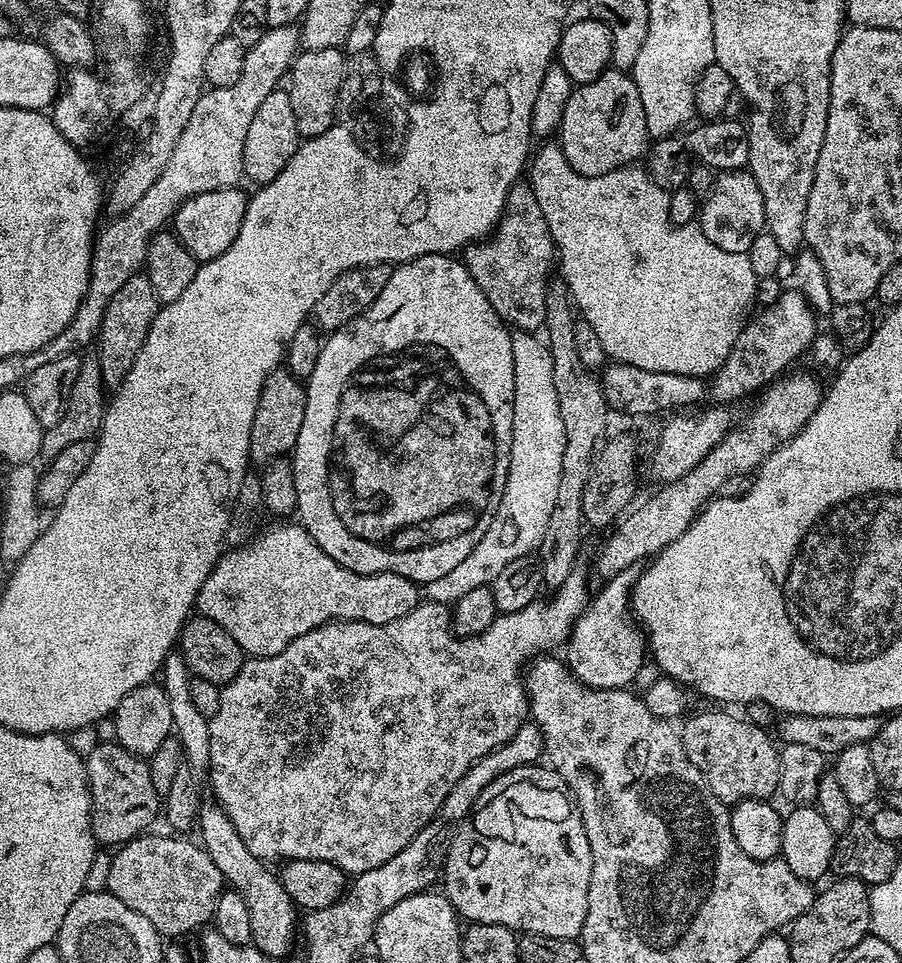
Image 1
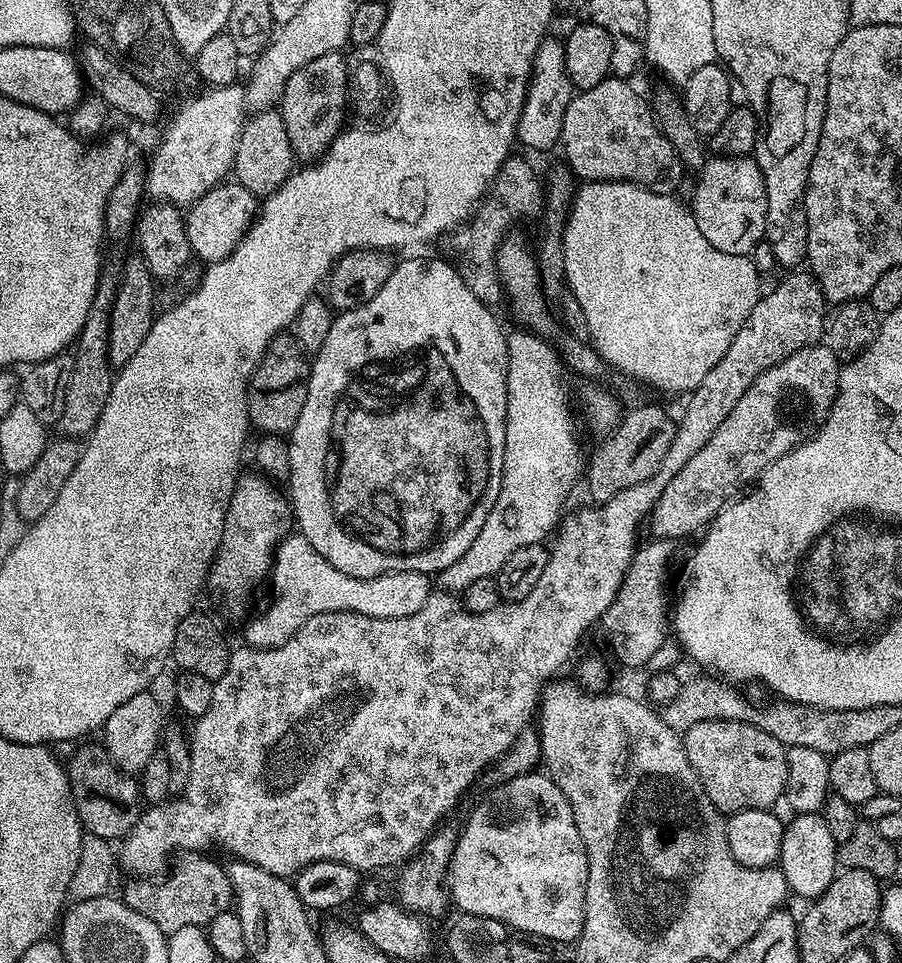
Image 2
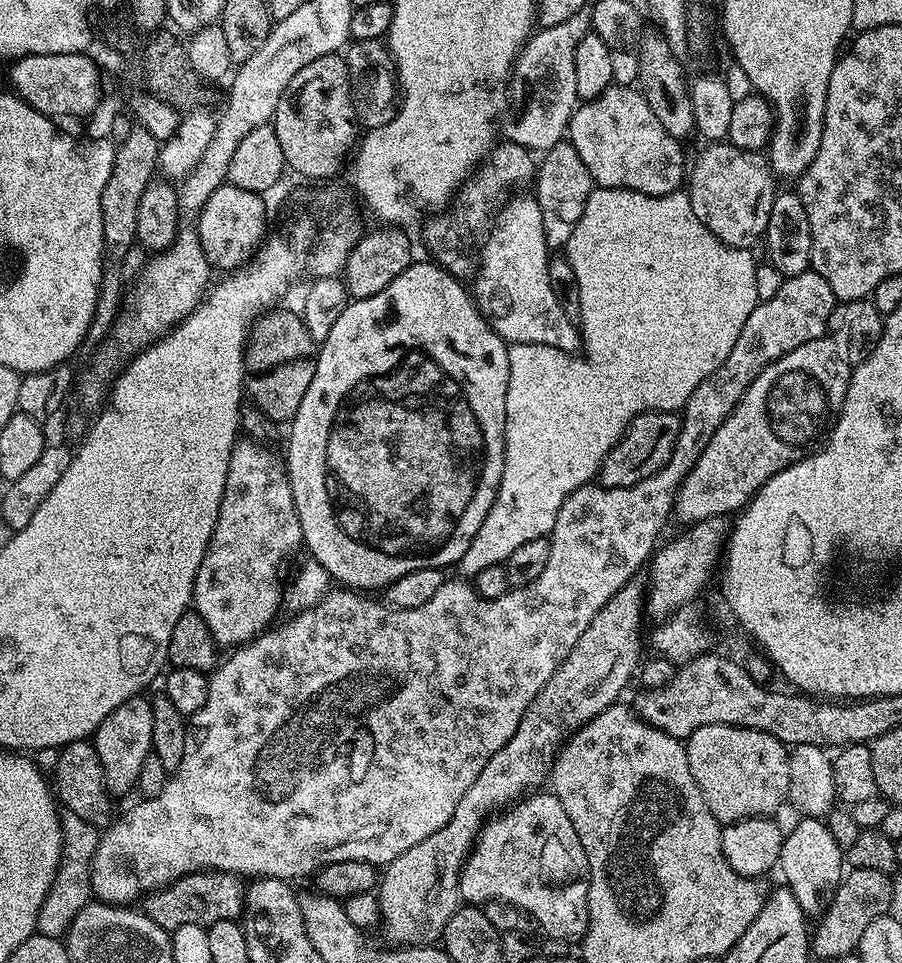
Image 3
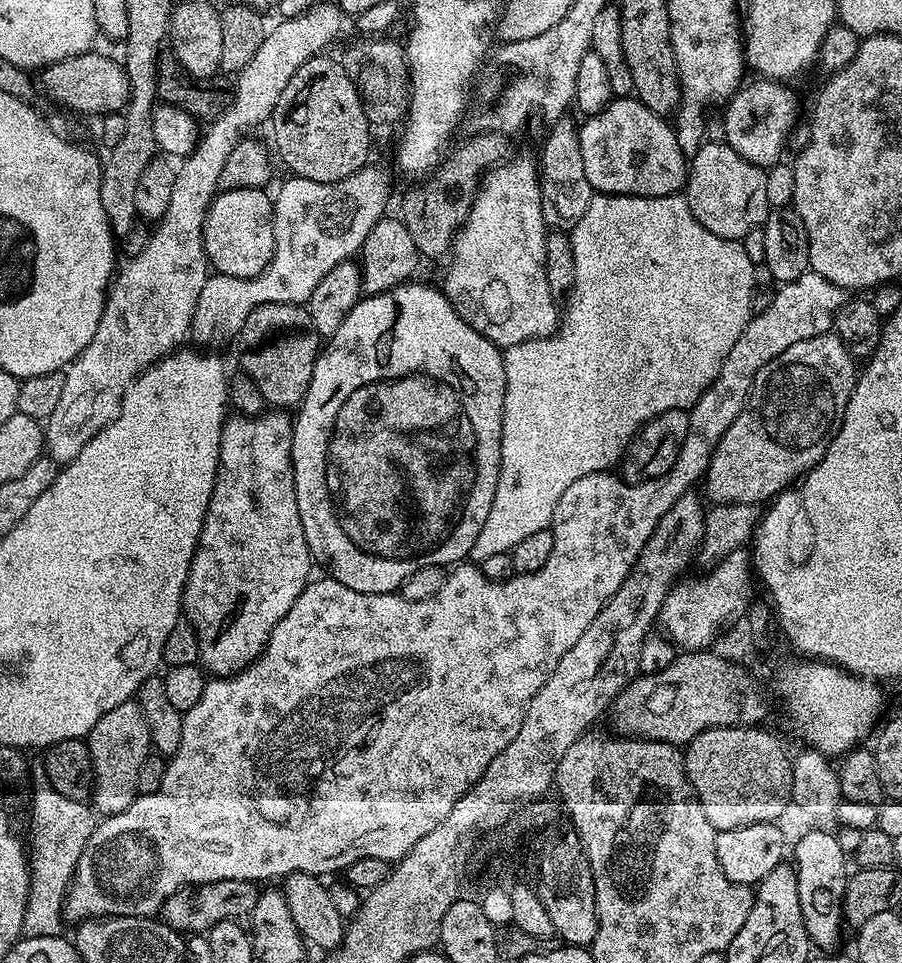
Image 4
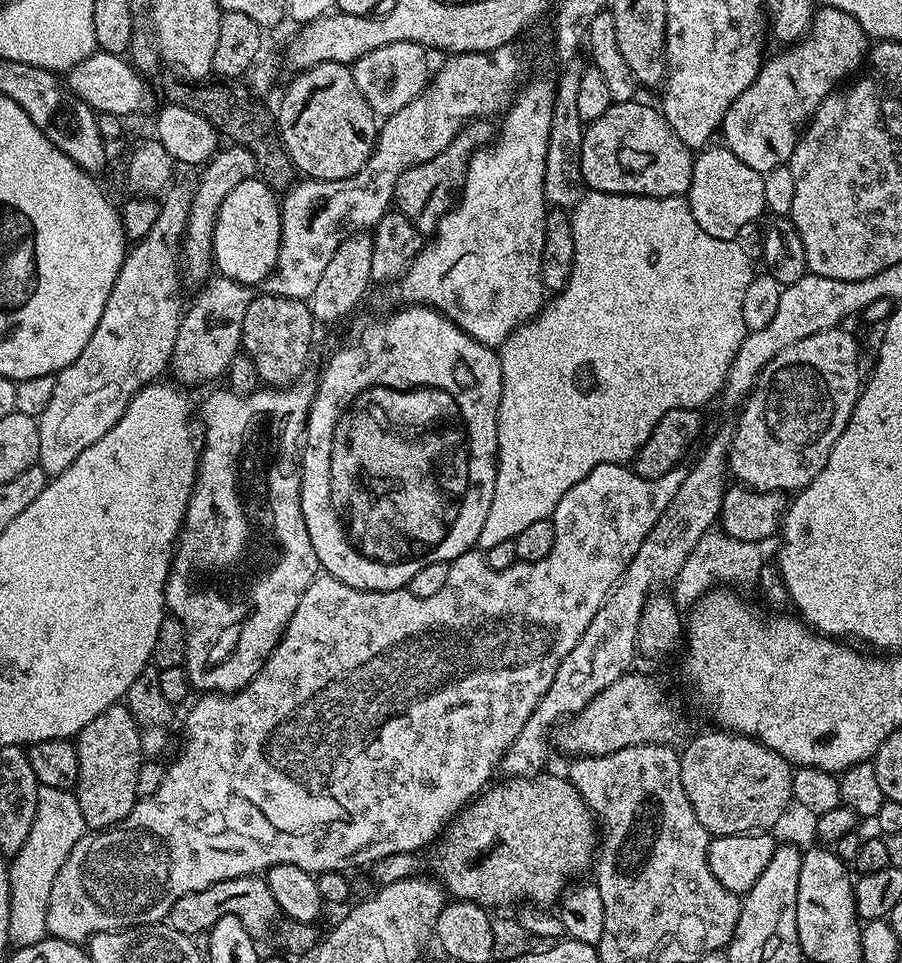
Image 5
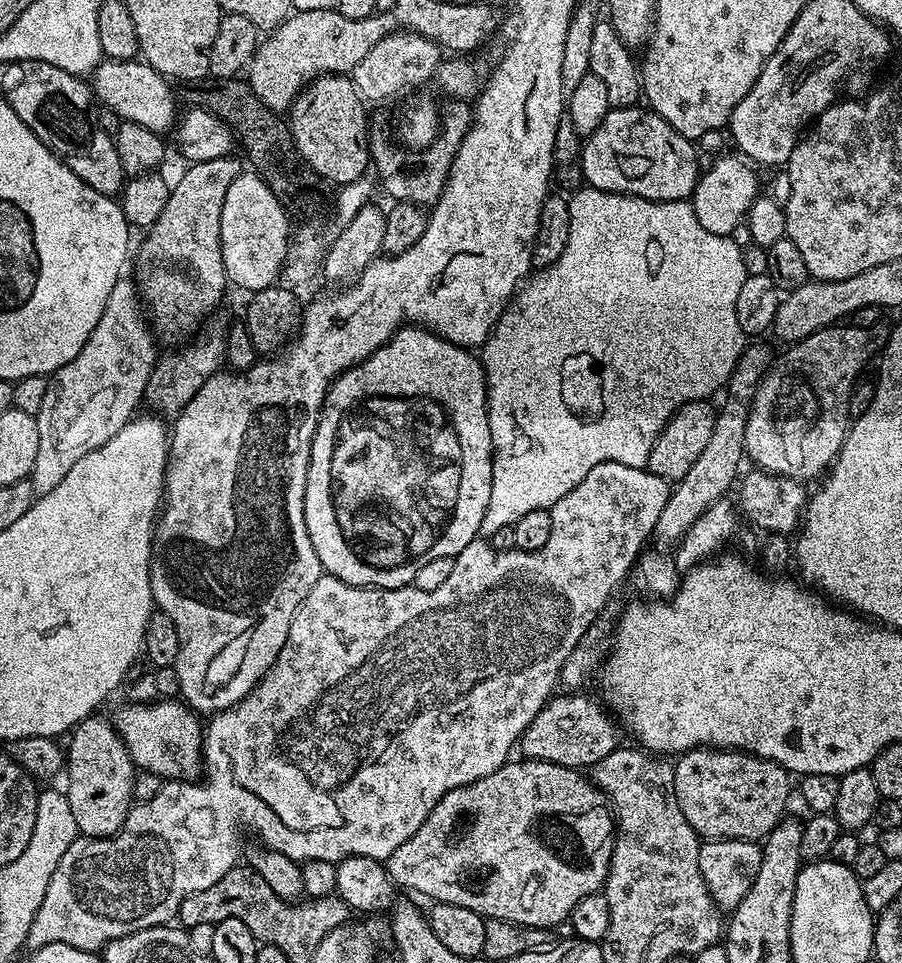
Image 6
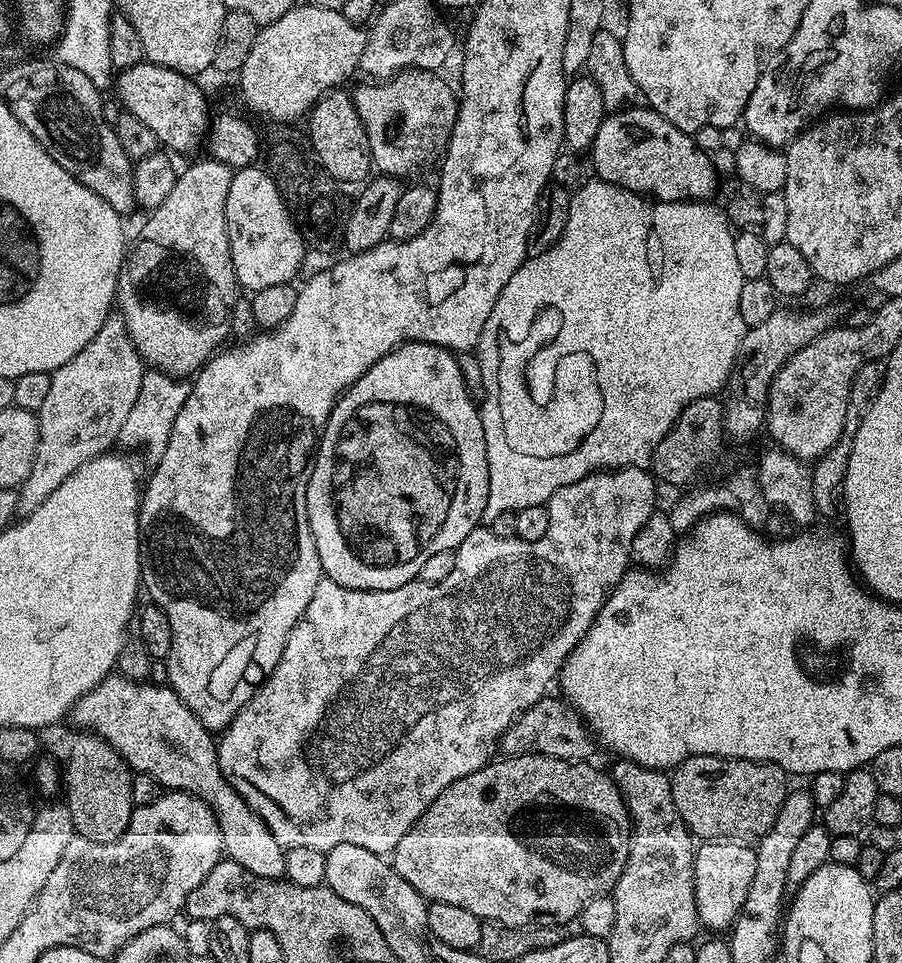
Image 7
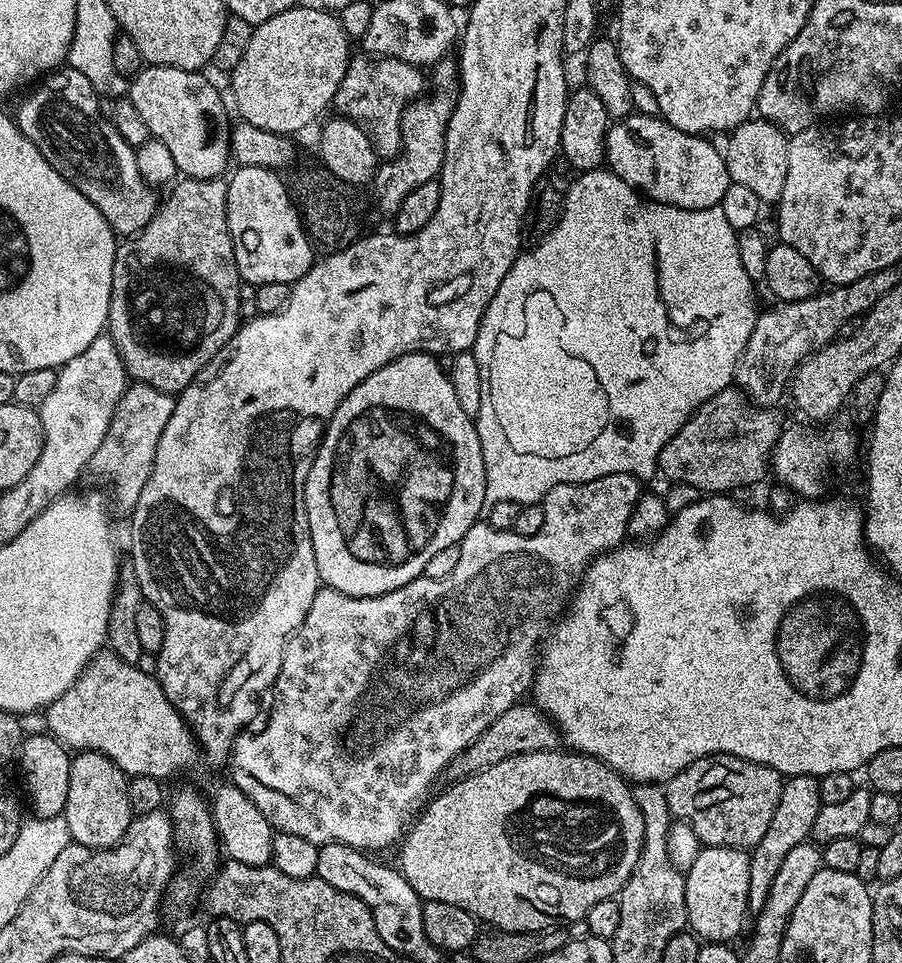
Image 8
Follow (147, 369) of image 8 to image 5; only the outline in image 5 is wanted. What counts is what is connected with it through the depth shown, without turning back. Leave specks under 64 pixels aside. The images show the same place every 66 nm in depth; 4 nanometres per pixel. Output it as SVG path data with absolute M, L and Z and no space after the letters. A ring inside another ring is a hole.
M239 146L227 147L221 147L216 155L199 169L200 181L192 188L188 225L182 241L182 272L187 279L188 276L192 280L200 280L199 282L209 279L214 268L212 238L218 210L222 206L222 202L226 202L226 194L230 194L230 190L234 190L234 186L238 186L238 182L251 180L257 175L254 154L250 150Z

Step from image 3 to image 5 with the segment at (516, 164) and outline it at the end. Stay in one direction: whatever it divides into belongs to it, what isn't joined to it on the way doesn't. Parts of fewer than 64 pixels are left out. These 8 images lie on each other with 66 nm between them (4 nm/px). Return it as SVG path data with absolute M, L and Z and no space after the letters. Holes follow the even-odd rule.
M477 118L465 124L445 152L438 154L427 163L420 162L414 168L407 168L400 175L400 181L394 186L392 195L395 211L409 216L415 222L421 236L431 237L436 230L436 221L453 208L458 196L457 190L464 186L464 175L470 158L478 149L491 144L493 139L494 124L491 119Z

